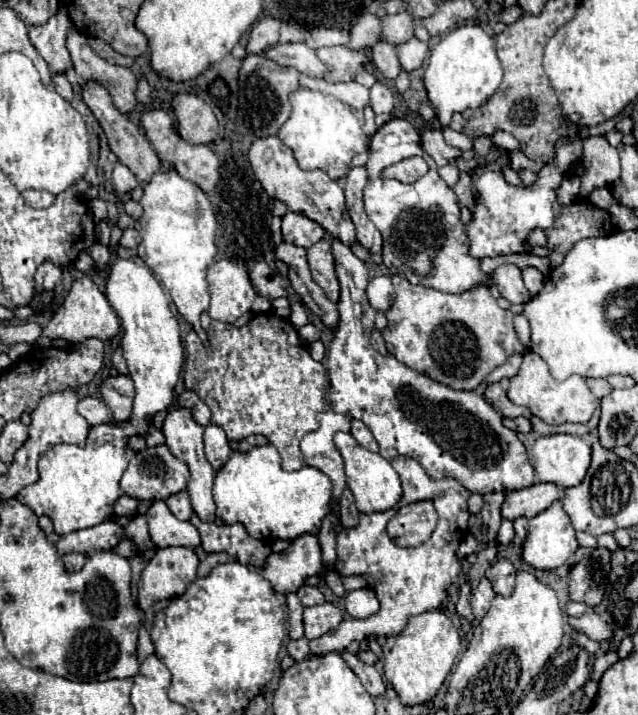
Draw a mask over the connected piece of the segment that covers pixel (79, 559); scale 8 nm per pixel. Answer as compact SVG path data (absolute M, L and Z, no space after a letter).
M65 554L63 556L63 566L65 566L67 572L79 572L83 564L85 564L83 554Z

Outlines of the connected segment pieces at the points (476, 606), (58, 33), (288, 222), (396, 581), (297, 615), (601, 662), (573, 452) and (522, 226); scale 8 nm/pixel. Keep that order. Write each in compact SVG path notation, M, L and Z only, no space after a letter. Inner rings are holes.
M483 578L471 594L471 608L473 608L473 614L475 614L475 622L479 622L485 616L493 598L495 598L495 592L491 588L491 582L487 578Z
M63 6L45 24L29 26L29 40L35 46L35 50L43 56L43 60L49 64L51 72L65 72L73 66L69 50L65 46L71 26L73 24Z
M287 212L283 216L283 240L287 244L311 248L325 234L327 234L327 230L321 224L317 224L315 220L307 218L301 212Z
M395 458L393 462L395 472L401 478L403 484L403 496L399 504L385 512L375 514L361 514L359 524L355 528L343 528L337 534L337 572L341 576L363 576L371 590L375 590L377 600L381 602L379 612L365 620L345 618L341 626L317 640L311 640L311 652L313 654L325 654L325 652L343 652L353 640L361 642L371 636L397 636L409 616L421 614L421 612L435 612L441 610L441 606L447 600L447 586L457 582L461 572L461 558L457 556L457 548L461 540L469 532L469 508L467 500L473 492L469 492L463 484L451 478L443 480L431 480L427 472L421 468L421 464L413 458ZM417 500L433 500L435 510L439 514L439 522L431 538L415 548L399 548L391 542L387 534L387 522L397 512L397 508L417 502Z
M295 592L287 594L287 614L289 614L289 636L293 640L303 638L303 604Z
M611 652L611 658L597 658L595 662L593 662L593 672L591 672L591 678L593 680L599 680L601 676L603 676L603 672L611 666L611 664L615 664L619 658L617 658L617 654L615 652Z
M571 434L541 436L533 444L533 468L539 482L553 482L569 488L577 486L591 460L589 444Z
M581 134L561 136L555 142L555 158L539 170L537 180L531 186L511 186L499 170L487 170L473 182L477 198L471 212L471 222L465 224L465 232L469 236L469 254L473 258L481 260L485 256L533 252L533 246L527 242L529 234L537 228L553 228L553 204L557 202L557 190L565 178L575 176L575 166L581 164L583 156L583 142L585 138L581 138Z

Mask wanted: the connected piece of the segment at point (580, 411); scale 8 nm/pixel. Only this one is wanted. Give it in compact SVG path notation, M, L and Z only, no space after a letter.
M531 350L523 356L523 364L521 364L519 374L511 378L511 386L509 386L507 396L515 404L527 406L533 412L533 416L539 416L547 424L563 424L563 422L585 424L593 416L593 410L599 406L599 400L589 392L583 376L569 376L567 380L557 382L549 374L547 364Z

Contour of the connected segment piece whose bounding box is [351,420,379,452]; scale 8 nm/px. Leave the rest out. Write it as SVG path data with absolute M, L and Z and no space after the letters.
M351 420L351 422L353 422L353 430L351 430L353 438L355 438L363 448L369 448L371 452L379 452L379 446L377 446L371 430L369 430L361 420Z

